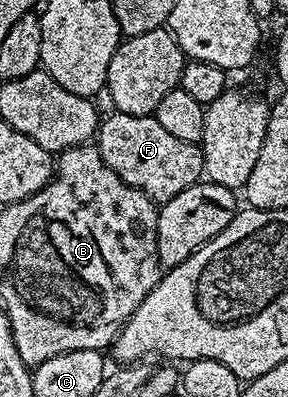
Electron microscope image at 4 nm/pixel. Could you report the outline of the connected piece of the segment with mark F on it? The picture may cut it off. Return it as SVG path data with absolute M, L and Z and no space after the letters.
M110 112L110 117L100 122L95 134L95 144L107 167L123 179L131 187L143 191L152 201L164 203L179 195L196 181L202 180L205 172L205 156L198 143L183 143L183 139L175 139L151 115L127 115Z

